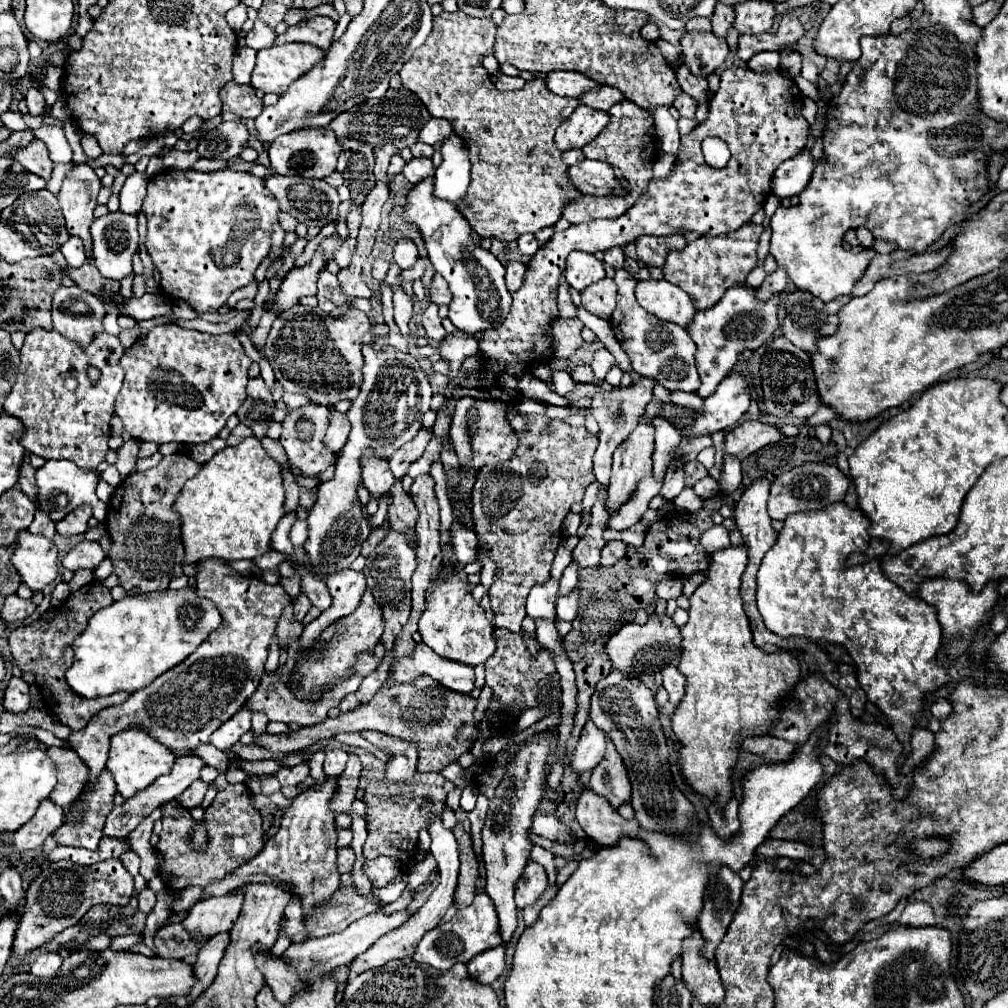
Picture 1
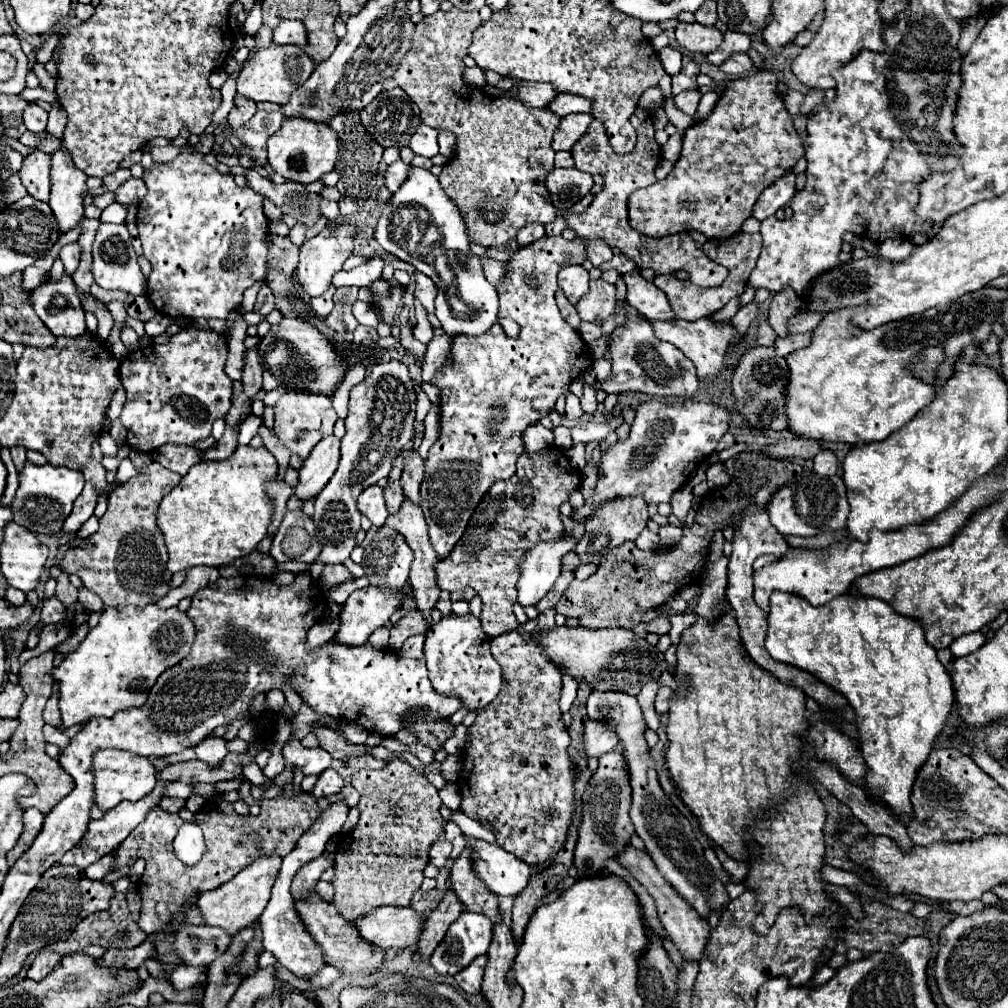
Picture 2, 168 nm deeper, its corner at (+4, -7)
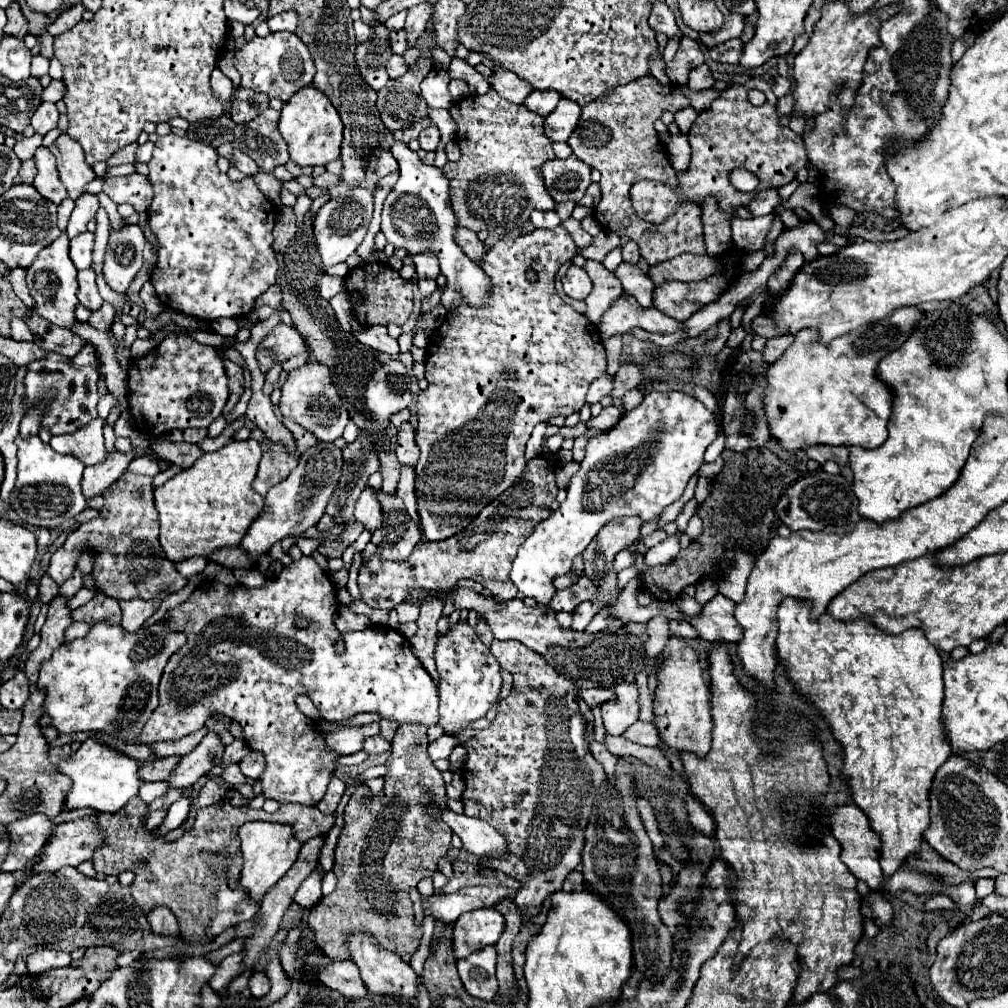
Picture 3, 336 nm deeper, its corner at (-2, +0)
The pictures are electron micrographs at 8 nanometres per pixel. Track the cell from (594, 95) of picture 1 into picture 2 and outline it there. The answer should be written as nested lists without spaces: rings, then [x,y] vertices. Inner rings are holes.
[[[560,93],[548,105],[548,109],[552,109],[560,117],[566,117],[566,115],[572,115],[572,113],[588,113],[590,115],[592,113],[592,105],[594,105],[594,101],[590,101],[586,97],[570,95],[570,93]]]

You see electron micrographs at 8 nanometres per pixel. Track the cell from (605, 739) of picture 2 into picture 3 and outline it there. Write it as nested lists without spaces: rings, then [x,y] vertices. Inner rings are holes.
[[[622,682],[622,686],[614,686],[614,698],[602,704],[602,720],[608,734],[620,736],[638,720],[638,696],[640,692],[634,682]]]

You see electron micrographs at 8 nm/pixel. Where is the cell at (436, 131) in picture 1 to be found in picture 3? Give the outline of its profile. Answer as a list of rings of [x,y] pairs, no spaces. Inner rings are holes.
[[[430,126],[430,128],[426,128],[426,130],[420,132],[418,140],[420,140],[422,150],[430,150],[430,152],[434,152],[434,150],[438,148],[438,142],[440,142],[440,132],[438,132],[436,126]]]

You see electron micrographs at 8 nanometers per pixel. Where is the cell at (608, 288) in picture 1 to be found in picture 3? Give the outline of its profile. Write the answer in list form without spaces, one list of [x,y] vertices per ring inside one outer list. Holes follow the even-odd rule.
[[[586,260],[586,264],[582,266],[588,276],[592,278],[592,292],[590,296],[586,298],[586,304],[588,304],[588,310],[586,310],[586,318],[592,322],[592,324],[598,324],[602,314],[612,306],[612,302],[624,292],[618,278],[614,278],[614,274],[610,270],[604,268],[604,264],[600,262],[594,262],[594,260]]]

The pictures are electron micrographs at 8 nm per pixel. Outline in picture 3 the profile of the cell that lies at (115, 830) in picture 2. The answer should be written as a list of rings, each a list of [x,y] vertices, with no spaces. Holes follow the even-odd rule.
[[[94,816],[58,824],[28,874],[54,874],[64,866],[78,866],[80,862],[90,860],[100,844],[102,836],[98,832],[98,818]]]

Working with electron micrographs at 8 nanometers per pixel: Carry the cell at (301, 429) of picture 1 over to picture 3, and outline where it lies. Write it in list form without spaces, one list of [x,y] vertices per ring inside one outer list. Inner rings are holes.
[[[306,362],[304,366],[288,374],[288,380],[282,384],[282,398],[278,406],[284,416],[296,420],[300,426],[310,430],[318,440],[334,442],[336,438],[342,436],[348,424],[348,412],[342,408],[342,400],[332,384],[330,368],[320,362]]]

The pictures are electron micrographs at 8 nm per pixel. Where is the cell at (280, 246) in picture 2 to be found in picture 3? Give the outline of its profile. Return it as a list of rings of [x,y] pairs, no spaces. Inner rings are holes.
[[[298,194],[296,196],[296,204],[294,204],[294,212],[296,212],[296,216],[302,220],[302,216],[310,210],[310,204],[312,204],[312,200],[306,196],[306,194]]]

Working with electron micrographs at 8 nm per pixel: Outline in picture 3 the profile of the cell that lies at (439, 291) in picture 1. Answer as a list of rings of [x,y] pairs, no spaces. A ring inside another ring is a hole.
[[[426,250],[422,254],[414,254],[412,260],[414,260],[414,268],[416,268],[418,278],[436,278],[440,274],[438,258],[432,250]]]

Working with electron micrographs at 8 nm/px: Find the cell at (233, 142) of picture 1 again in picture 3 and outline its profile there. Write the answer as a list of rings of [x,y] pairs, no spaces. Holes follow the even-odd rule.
[[[268,108],[252,122],[242,124],[244,130],[238,132],[236,128],[236,140],[232,144],[234,148],[254,158],[258,168],[266,172],[272,172],[276,166],[286,164],[290,160],[288,146],[278,130],[278,118],[280,112]]]

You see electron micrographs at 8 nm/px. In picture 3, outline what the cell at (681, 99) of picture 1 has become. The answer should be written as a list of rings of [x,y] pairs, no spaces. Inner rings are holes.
[[[706,64],[696,66],[690,72],[688,88],[692,88],[692,90],[706,90],[706,88],[712,88],[712,84],[714,84],[714,78],[712,78],[712,72],[710,72],[710,68]]]

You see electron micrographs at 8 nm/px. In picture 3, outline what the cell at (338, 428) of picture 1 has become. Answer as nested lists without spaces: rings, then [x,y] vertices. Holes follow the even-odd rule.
[[[320,442],[318,446],[308,448],[300,454],[298,466],[288,474],[284,482],[270,488],[264,496],[262,514],[250,524],[250,530],[240,542],[240,548],[256,562],[262,554],[268,554],[274,542],[280,542],[288,536],[300,536],[308,528],[316,526],[322,518],[326,504],[338,486],[342,472],[342,450],[336,448],[332,442]]]

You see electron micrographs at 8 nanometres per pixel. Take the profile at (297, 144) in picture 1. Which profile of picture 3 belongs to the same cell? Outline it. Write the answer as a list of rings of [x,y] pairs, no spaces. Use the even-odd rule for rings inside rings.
[[[306,86],[306,90],[298,90],[290,102],[284,104],[280,116],[280,134],[288,144],[290,158],[298,166],[326,166],[332,160],[340,158],[340,142],[342,142],[342,120],[332,106],[330,98],[322,94],[314,86]]]

